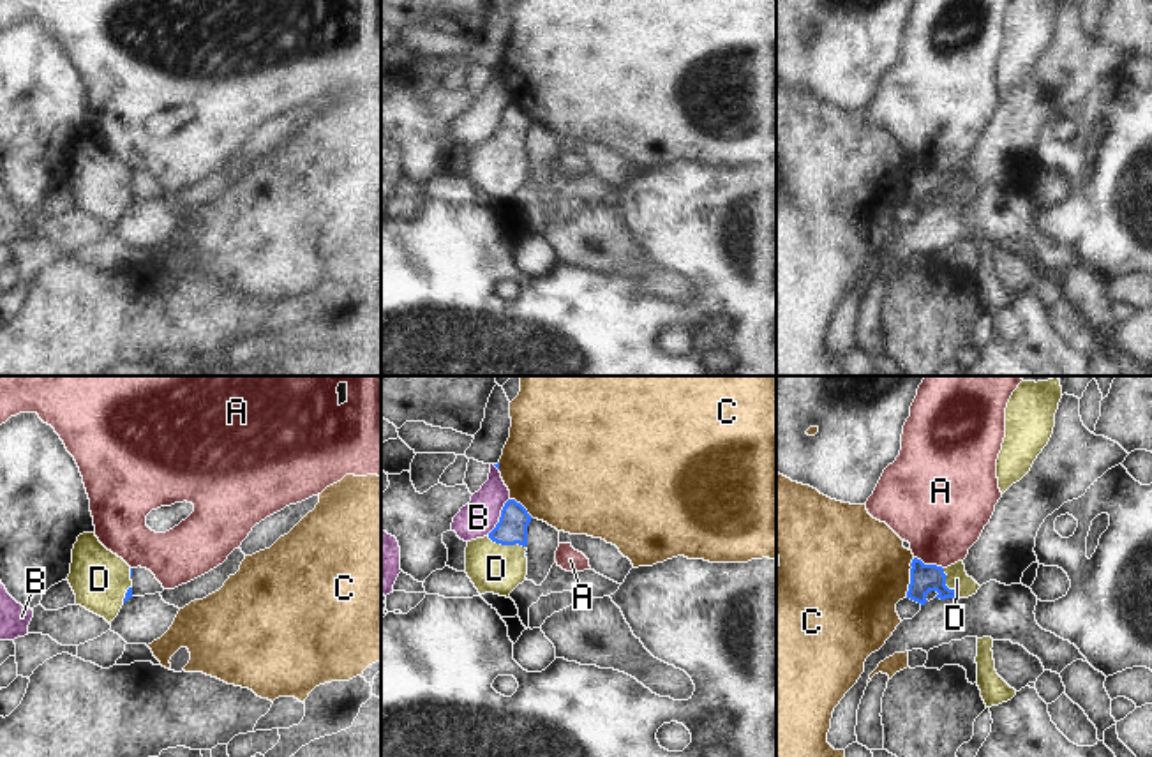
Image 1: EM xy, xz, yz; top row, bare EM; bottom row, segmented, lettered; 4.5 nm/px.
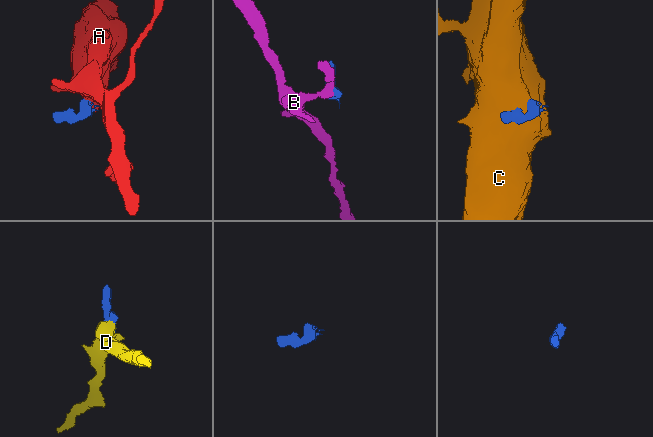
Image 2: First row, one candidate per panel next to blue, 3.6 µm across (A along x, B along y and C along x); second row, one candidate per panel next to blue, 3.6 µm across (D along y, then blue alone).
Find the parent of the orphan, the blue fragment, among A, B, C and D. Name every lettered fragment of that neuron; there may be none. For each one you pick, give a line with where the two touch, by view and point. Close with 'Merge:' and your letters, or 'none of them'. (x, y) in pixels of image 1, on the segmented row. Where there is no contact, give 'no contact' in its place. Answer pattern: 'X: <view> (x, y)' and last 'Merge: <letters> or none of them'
D: xz (507, 544)
Merge: D

